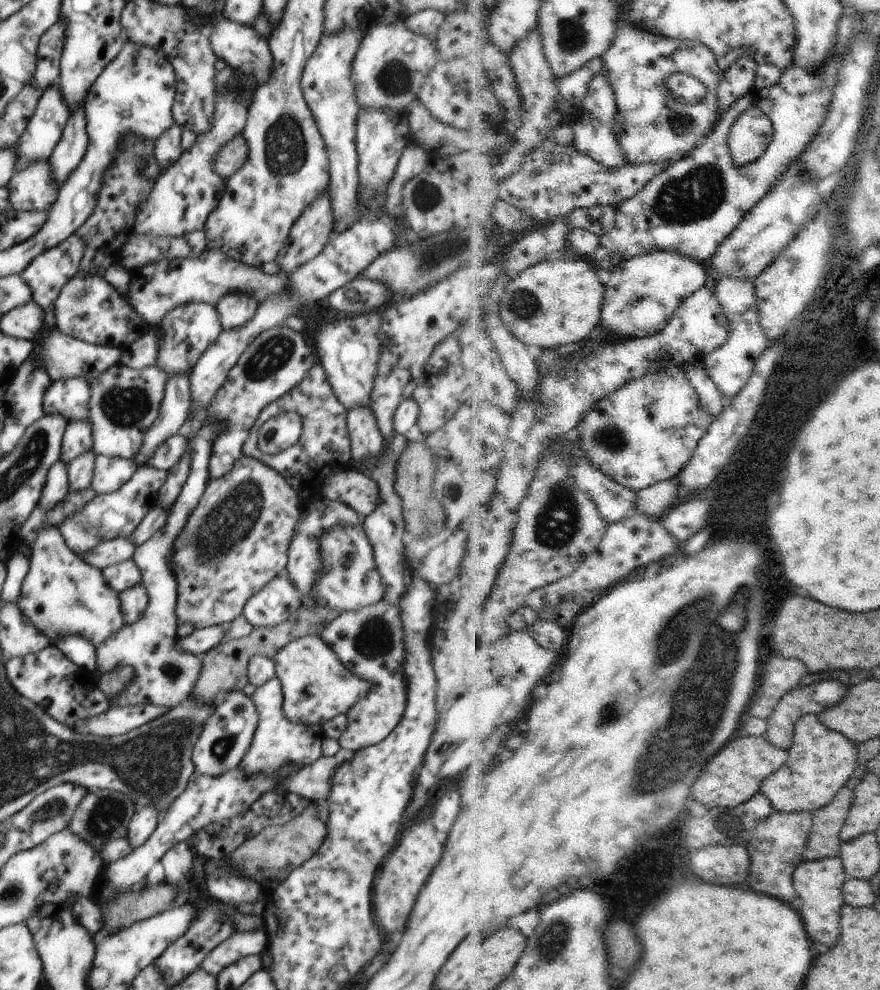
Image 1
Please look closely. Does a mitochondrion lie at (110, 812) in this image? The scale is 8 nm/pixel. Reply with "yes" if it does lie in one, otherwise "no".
yes

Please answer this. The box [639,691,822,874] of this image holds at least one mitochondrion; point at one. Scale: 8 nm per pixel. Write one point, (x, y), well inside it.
(729, 824)

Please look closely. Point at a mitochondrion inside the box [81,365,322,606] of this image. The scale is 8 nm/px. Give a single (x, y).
(228, 522)

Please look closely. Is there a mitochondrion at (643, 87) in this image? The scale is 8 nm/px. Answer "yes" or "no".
no

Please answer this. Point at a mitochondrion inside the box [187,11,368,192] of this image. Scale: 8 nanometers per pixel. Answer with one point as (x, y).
(286, 153)

